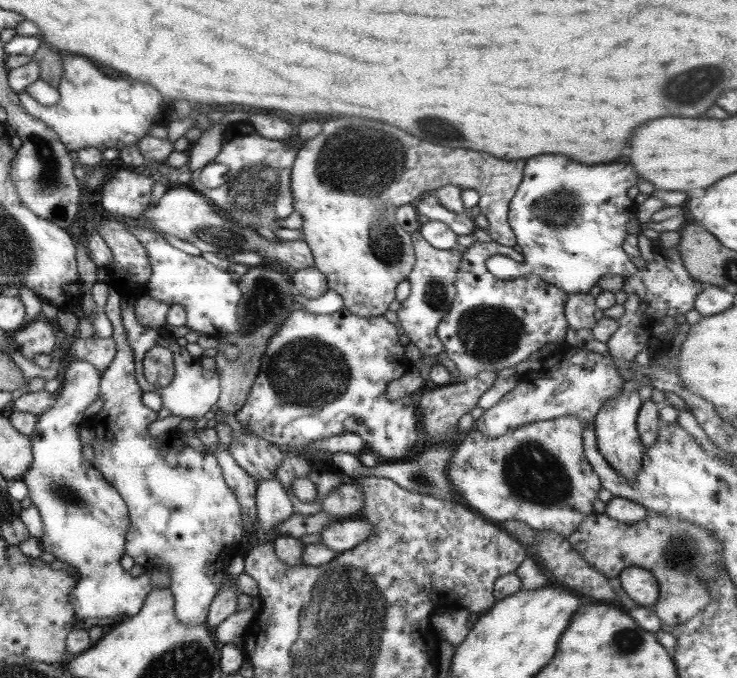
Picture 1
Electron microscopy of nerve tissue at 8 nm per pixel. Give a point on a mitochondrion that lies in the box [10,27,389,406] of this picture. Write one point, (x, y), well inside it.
(257, 186)

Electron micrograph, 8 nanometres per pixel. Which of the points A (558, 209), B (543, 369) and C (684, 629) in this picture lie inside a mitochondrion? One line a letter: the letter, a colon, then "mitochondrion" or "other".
A: mitochondrion
B: other
C: other

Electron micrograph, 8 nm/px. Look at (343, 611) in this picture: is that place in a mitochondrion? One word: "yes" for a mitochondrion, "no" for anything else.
yes

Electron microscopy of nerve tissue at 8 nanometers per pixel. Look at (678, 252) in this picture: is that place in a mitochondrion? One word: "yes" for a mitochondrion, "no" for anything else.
no

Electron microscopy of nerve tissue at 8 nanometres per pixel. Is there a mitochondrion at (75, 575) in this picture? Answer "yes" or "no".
no

